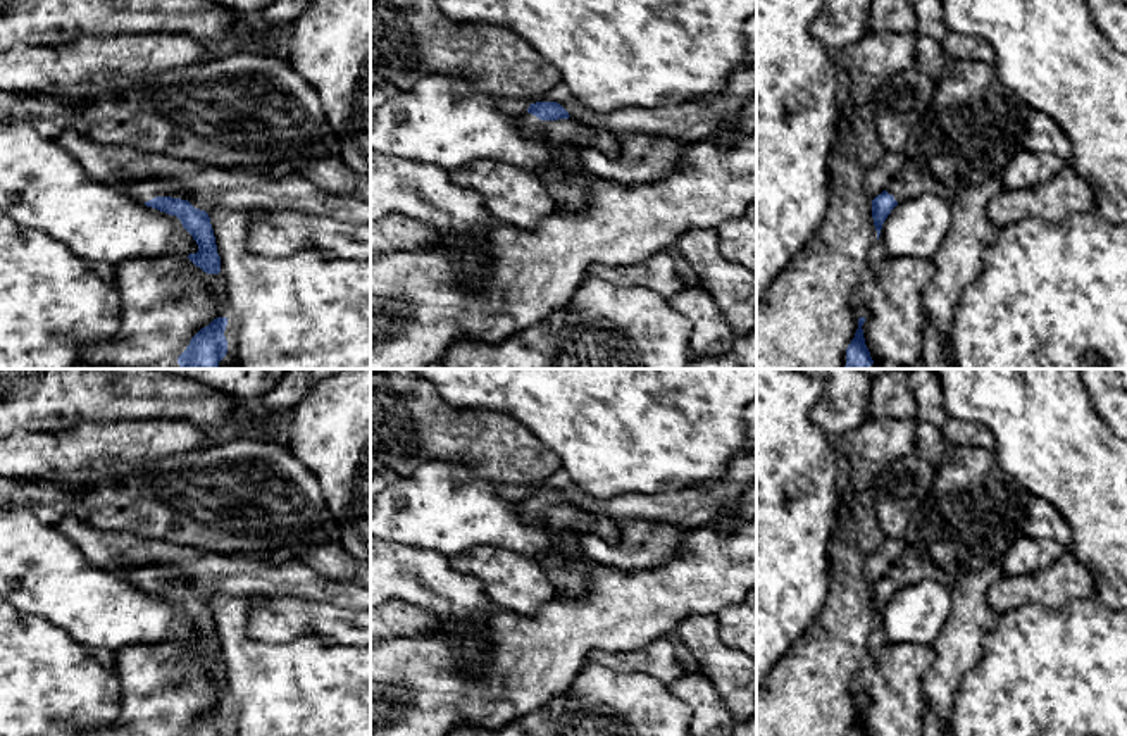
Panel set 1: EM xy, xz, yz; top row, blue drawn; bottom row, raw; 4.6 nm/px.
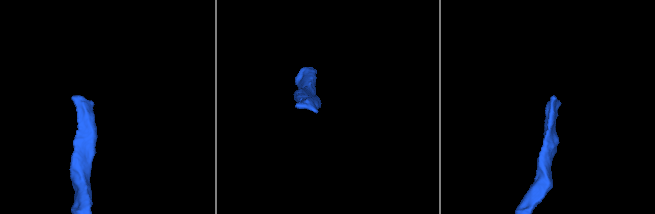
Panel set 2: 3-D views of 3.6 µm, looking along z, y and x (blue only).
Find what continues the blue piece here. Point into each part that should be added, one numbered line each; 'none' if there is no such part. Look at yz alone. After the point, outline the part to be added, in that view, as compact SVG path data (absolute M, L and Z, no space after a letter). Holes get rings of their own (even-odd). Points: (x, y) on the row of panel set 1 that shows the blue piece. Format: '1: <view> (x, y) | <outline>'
1: yz (974, 126) | M948 59L925 115L912 129L903 164L886 191L905 202L925 193L953 202L970 184L982 183L1024 148L1029 107L998 78L994 64Z

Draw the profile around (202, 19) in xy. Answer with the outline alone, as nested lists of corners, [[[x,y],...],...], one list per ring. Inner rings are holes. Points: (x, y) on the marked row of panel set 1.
[[[0,0],[0,50],[119,33],[222,40],[250,21],[210,0]]]

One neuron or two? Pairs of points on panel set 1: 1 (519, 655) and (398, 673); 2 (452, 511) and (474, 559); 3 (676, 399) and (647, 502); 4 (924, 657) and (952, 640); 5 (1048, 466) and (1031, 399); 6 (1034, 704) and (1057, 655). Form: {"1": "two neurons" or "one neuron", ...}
{"1": "one neuron", "2": "two neurons", "3": "two neurons", "4": "two neurons", "5": "one neuron", "6": "one neuron"}

